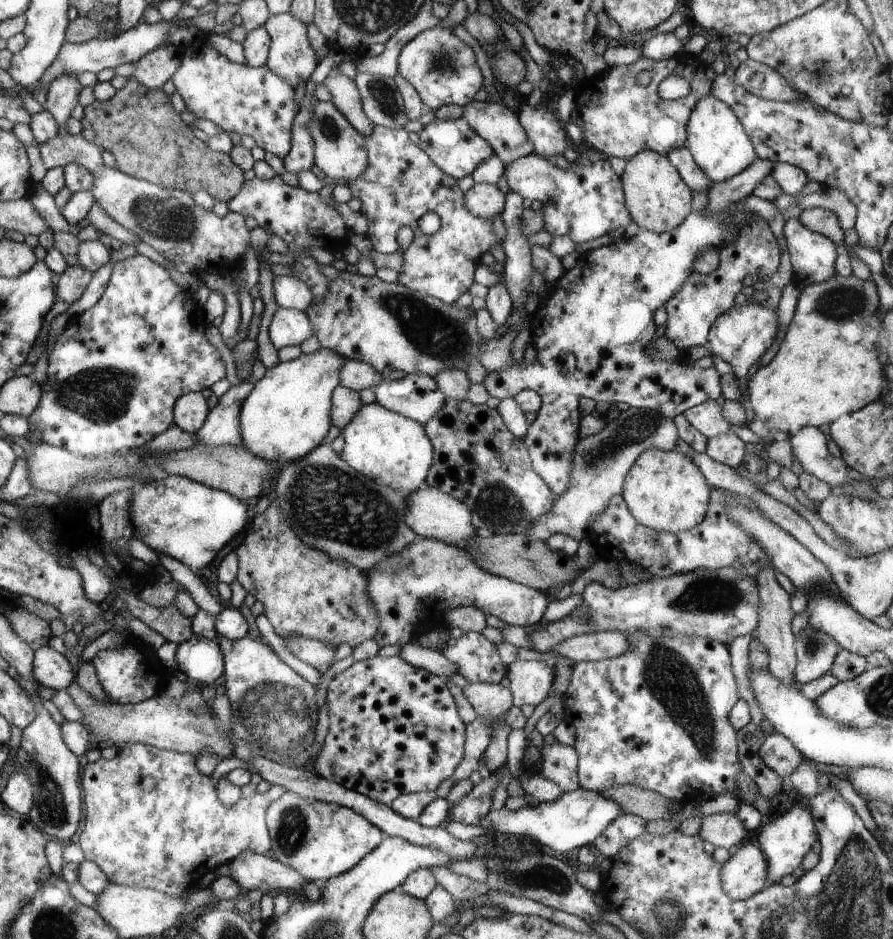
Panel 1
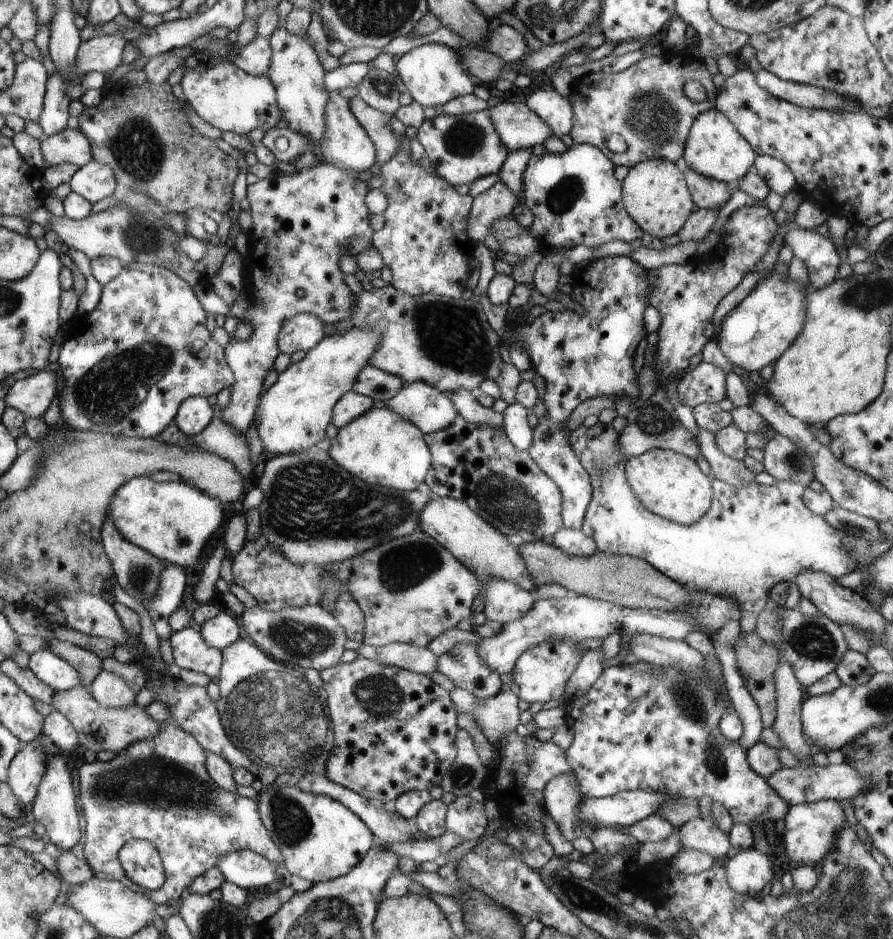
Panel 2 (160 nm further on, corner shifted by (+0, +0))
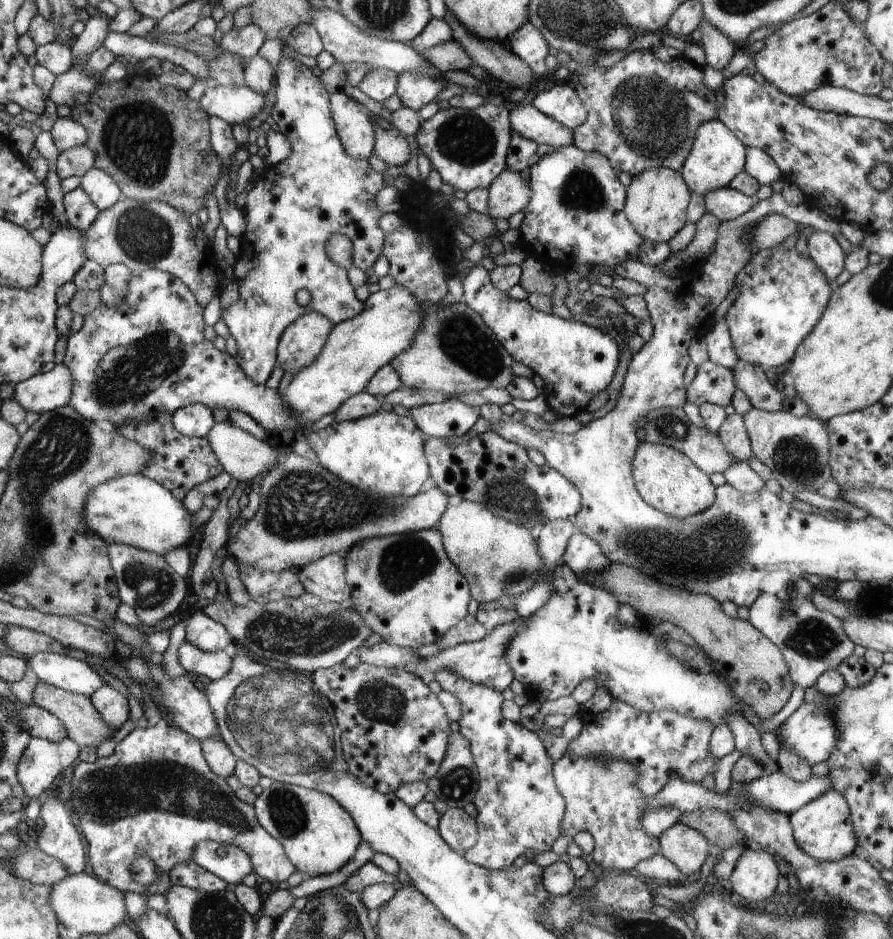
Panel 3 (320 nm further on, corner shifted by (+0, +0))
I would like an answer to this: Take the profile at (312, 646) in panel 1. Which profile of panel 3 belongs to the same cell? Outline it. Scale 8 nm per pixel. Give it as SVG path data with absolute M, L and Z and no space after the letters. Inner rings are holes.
M304 593L296 598L270 601L266 604L251 600L246 605L237 605L232 599L223 599L216 602L211 600L203 603L200 607L202 612L212 617L212 620L219 621L228 629L228 632L231 632L235 649L244 649L244 652L254 662L273 669L290 669L292 672L300 671L312 674L319 669L326 670L337 664L342 664L350 656L352 650L358 650L365 644L364 641L373 632L364 616L352 608L351 605L329 603L312 593Z

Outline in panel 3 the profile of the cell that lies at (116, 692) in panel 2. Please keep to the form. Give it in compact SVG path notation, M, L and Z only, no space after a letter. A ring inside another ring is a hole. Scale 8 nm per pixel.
M104 684L92 694L91 700L103 721L114 731L128 720L128 700L114 688Z

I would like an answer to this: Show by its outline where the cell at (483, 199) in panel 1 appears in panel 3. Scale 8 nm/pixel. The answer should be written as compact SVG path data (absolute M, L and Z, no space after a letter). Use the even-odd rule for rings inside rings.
M514 169L504 170L487 189L492 219L508 219L512 214L522 212L532 196L529 180L522 178L520 172Z

